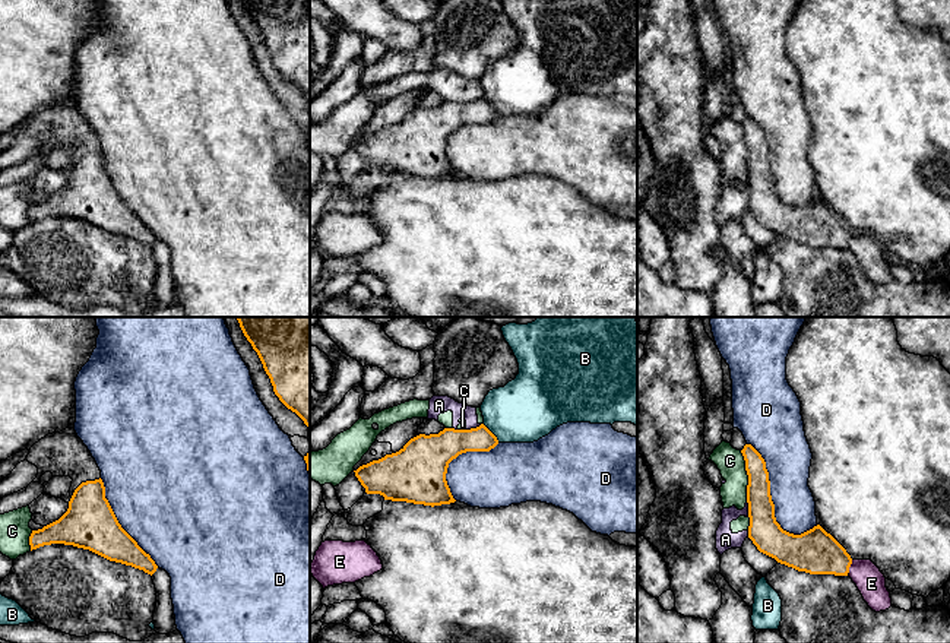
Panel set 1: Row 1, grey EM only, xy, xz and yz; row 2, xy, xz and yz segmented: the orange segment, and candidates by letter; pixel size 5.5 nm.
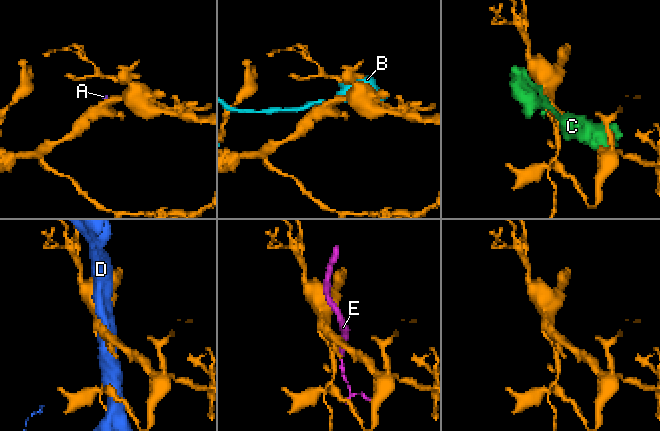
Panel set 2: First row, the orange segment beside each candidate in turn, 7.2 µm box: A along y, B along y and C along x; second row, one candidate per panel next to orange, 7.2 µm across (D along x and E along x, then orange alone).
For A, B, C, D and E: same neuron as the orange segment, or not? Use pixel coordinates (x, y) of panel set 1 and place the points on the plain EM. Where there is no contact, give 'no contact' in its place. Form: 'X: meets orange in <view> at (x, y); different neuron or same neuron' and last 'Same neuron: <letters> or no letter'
A: meets orange in xz at (474, 101); different neuron
B: meets orange in xz at (491, 105); different neuron
C: meets orange in yz at (749, 149); different neuron
D: meets orange in yz at (772, 174); different neuron
E: meets orange in yz at (849, 238); different neuron
Same neuron: no letter

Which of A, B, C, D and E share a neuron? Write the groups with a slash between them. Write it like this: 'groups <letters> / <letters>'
groups A C / B / D / E

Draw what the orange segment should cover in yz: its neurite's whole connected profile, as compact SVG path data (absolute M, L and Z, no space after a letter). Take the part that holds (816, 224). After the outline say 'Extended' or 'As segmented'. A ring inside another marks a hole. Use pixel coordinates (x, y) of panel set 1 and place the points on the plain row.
M745 117L741 126L748 148L748 210L757 222L798 244L848 248L852 237L851 228L820 197L801 208L780 200L775 190L764 132L751 117Z. As segmented

